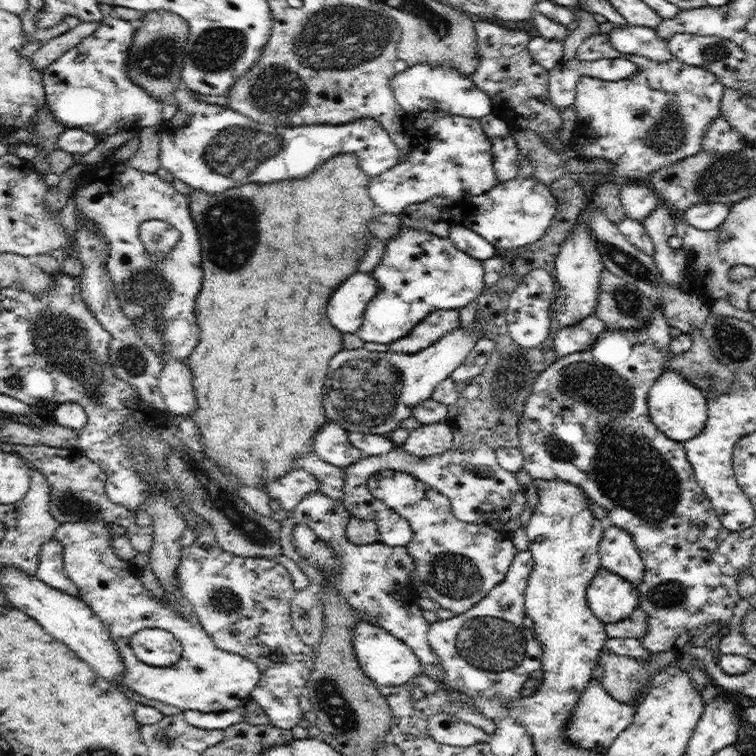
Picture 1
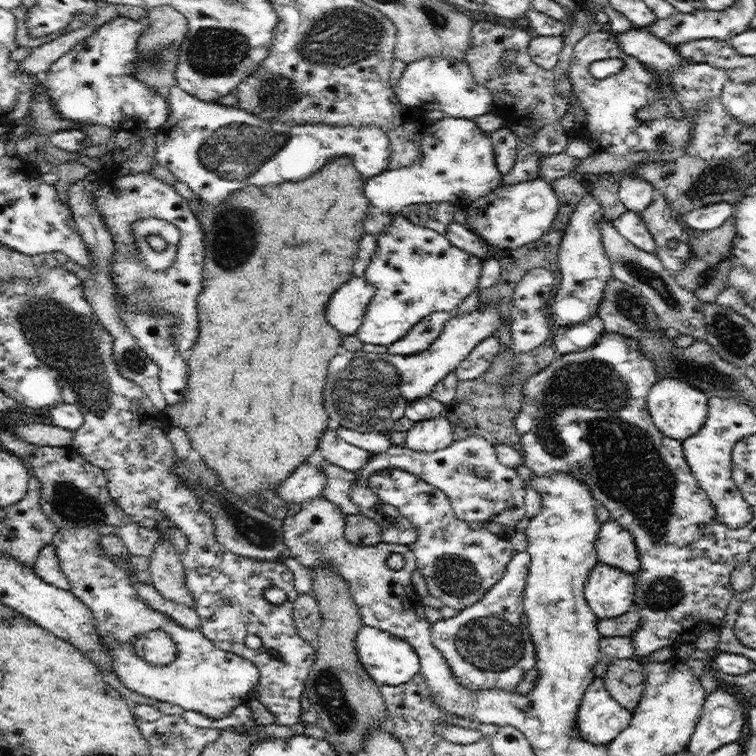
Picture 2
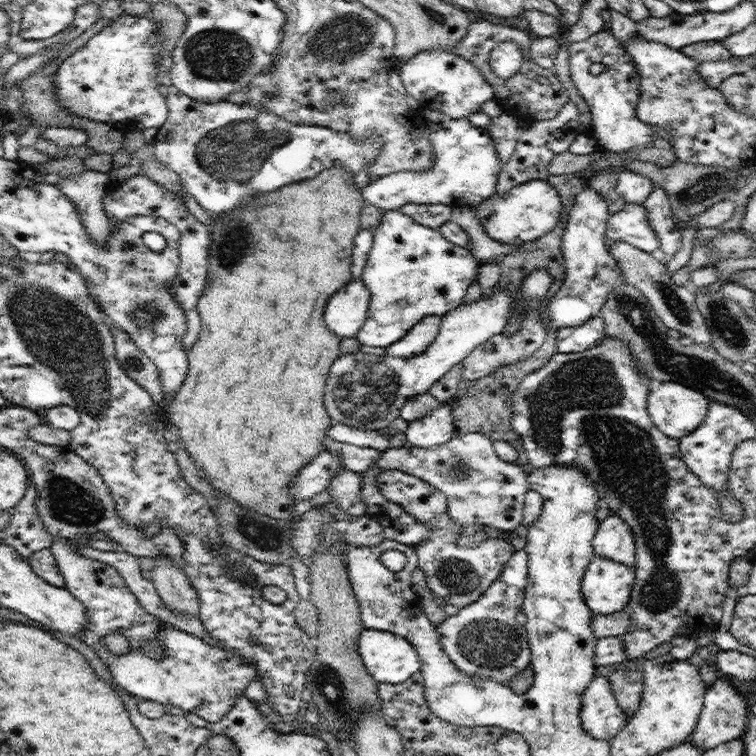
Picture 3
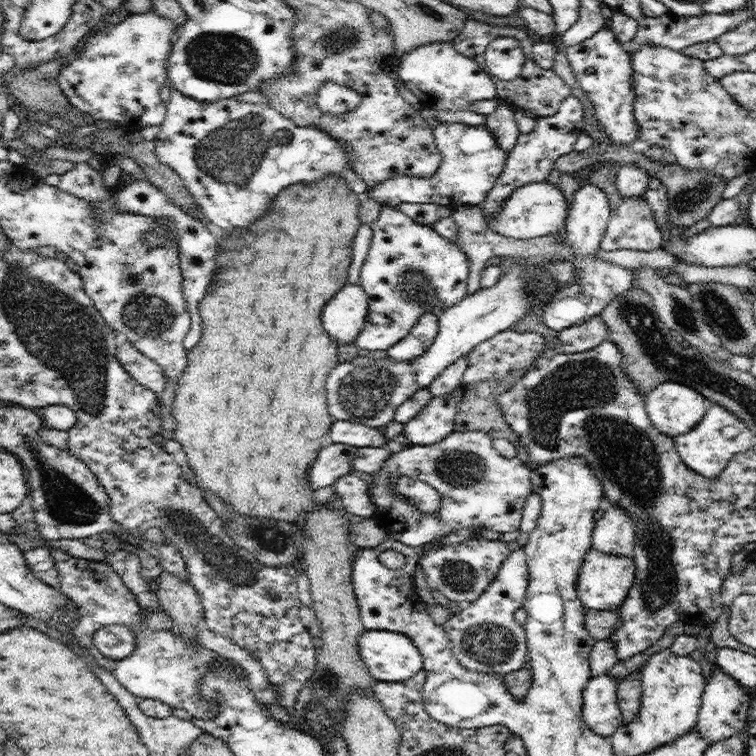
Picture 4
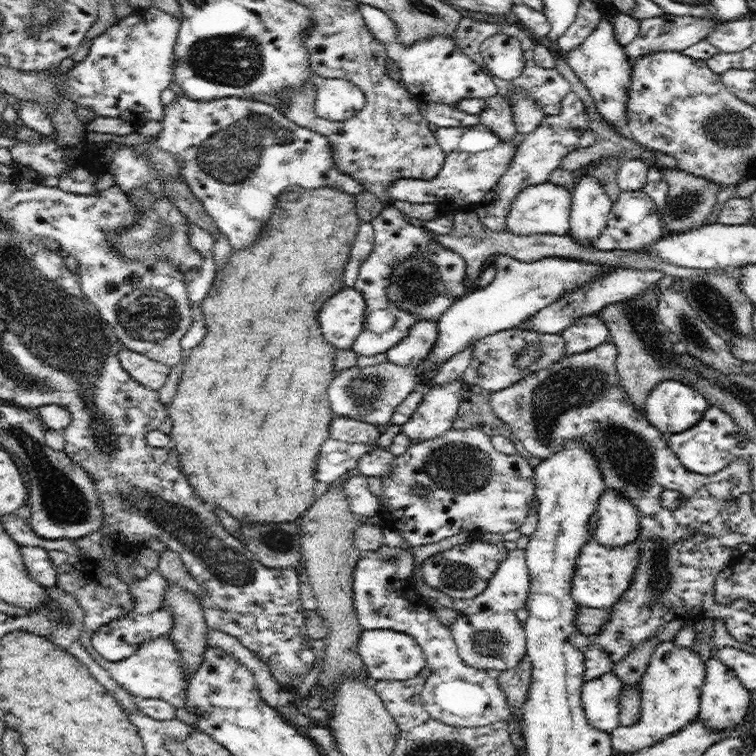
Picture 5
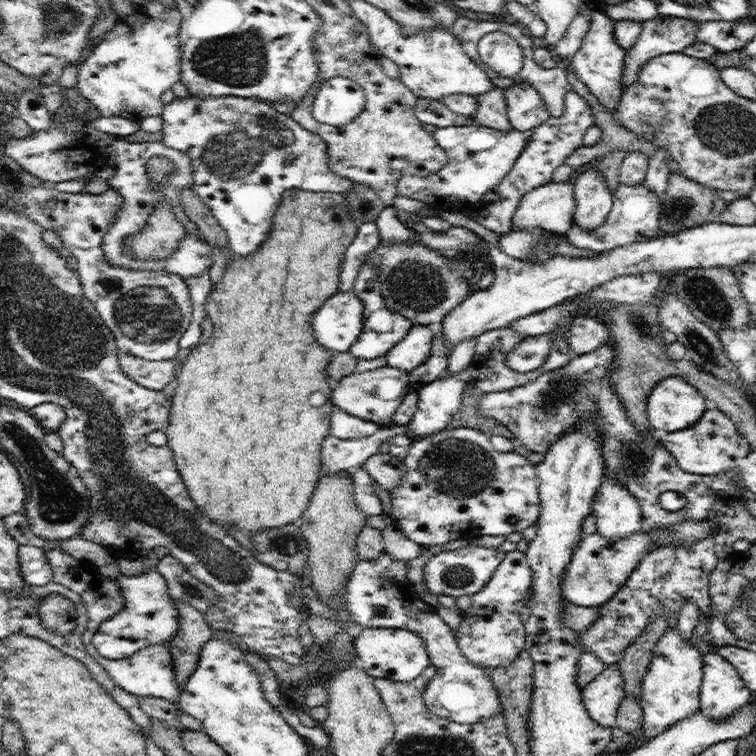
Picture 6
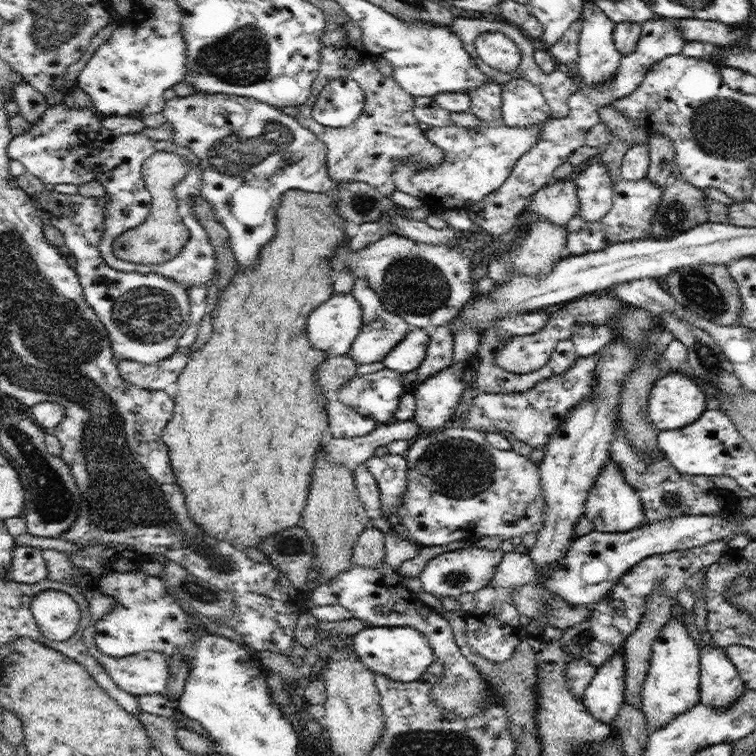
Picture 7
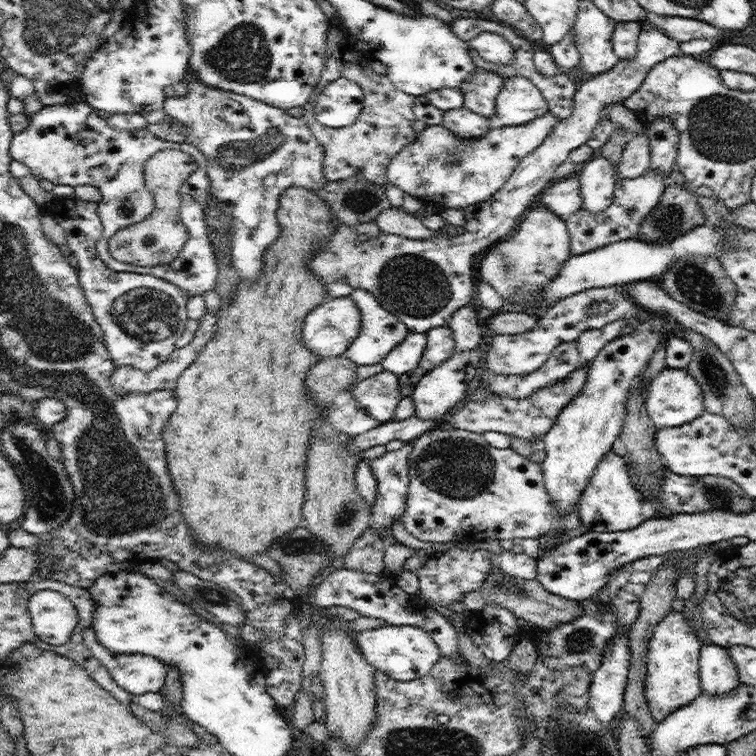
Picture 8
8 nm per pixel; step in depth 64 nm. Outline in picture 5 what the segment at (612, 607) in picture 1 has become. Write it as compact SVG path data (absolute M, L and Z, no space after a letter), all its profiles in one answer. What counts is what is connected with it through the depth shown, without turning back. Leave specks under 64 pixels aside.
M594 537L587 540L582 547L575 564L572 577L571 593L574 602L580 607L590 609L608 609L614 606L622 597L624 591L633 581L636 567L639 563L639 548L637 542L626 546L602 546Z

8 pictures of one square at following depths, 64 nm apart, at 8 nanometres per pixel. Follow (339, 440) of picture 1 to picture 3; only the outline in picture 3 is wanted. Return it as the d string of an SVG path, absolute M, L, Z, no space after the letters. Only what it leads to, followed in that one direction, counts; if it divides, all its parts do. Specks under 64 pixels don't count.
M326 437L324 449L329 448L333 456L337 456L343 468L354 472L364 472L377 463L382 452L368 446L356 446L352 443L340 442Z

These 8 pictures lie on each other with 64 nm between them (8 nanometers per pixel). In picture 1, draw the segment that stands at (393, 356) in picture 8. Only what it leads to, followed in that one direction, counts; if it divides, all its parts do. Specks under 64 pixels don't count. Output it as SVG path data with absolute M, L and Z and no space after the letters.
M433 310L404 337L389 344L389 350L414 355L430 348L461 324L457 310Z

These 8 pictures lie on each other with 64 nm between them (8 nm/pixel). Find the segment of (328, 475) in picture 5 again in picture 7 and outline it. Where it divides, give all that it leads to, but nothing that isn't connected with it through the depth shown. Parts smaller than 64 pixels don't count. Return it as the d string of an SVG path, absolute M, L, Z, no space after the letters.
M412 419L404 422L393 420L379 424L370 434L354 438L332 437L325 444L325 453L331 464L349 466L354 471L361 464L372 458L379 446L387 446L393 440L414 440L422 434L418 423Z

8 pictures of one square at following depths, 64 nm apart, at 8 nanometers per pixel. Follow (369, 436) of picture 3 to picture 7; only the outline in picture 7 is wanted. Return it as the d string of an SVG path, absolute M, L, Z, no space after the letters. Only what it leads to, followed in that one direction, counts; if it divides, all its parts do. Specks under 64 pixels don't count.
M338 393L326 397L329 433L336 438L354 438L370 434L380 424L373 418L362 416L338 398Z

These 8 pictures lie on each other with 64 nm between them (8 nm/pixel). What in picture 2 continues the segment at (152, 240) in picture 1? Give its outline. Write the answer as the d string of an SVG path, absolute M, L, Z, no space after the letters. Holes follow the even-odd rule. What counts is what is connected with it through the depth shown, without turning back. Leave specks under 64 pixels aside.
M148 217L137 220L133 224L133 235L137 244L136 253L132 258L140 260L150 272L166 272L176 262L177 248L181 237L181 230L171 222L162 218ZM150 234L158 234L166 241L166 247L162 252L155 252L146 238Z

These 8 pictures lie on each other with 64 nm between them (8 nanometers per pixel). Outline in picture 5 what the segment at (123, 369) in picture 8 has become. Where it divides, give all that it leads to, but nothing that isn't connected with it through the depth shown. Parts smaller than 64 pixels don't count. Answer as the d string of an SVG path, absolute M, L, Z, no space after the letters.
M121 345L118 352L120 364L126 372L134 378L136 382L158 391L166 382L166 377L170 372L169 366L161 362L152 360L146 355Z

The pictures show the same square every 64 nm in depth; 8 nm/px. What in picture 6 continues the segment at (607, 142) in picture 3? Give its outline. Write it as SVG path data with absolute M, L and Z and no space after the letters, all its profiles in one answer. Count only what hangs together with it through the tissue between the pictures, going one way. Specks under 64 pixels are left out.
M588 2L591 6L593 17L591 18L588 34L582 39L581 47L577 53L572 56L568 65L578 75L578 78L591 90L602 106L607 108L608 112L617 111L617 102L620 102L623 93L623 72L625 69L626 51L618 44L615 37L615 22L608 18L608 15L602 10L594 9L594 2Z

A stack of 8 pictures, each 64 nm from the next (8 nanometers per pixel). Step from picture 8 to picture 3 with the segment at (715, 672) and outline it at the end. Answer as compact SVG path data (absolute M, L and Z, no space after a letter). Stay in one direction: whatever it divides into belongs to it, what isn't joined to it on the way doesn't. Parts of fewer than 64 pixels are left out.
M722 674L718 675L719 678L716 682L707 688L701 715L690 739L698 747L700 753L706 753L706 751L714 749L716 746L738 739L747 728L749 707L747 707L746 699L742 697L741 691L738 693L729 682L728 677Z

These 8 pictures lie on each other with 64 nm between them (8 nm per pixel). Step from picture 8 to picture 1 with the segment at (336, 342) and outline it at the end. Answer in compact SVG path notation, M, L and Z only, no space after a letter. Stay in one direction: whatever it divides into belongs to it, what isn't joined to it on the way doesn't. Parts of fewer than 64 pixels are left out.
M356 272L334 290L328 302L328 318L343 333L357 334L366 305L377 295L379 282L371 273Z

